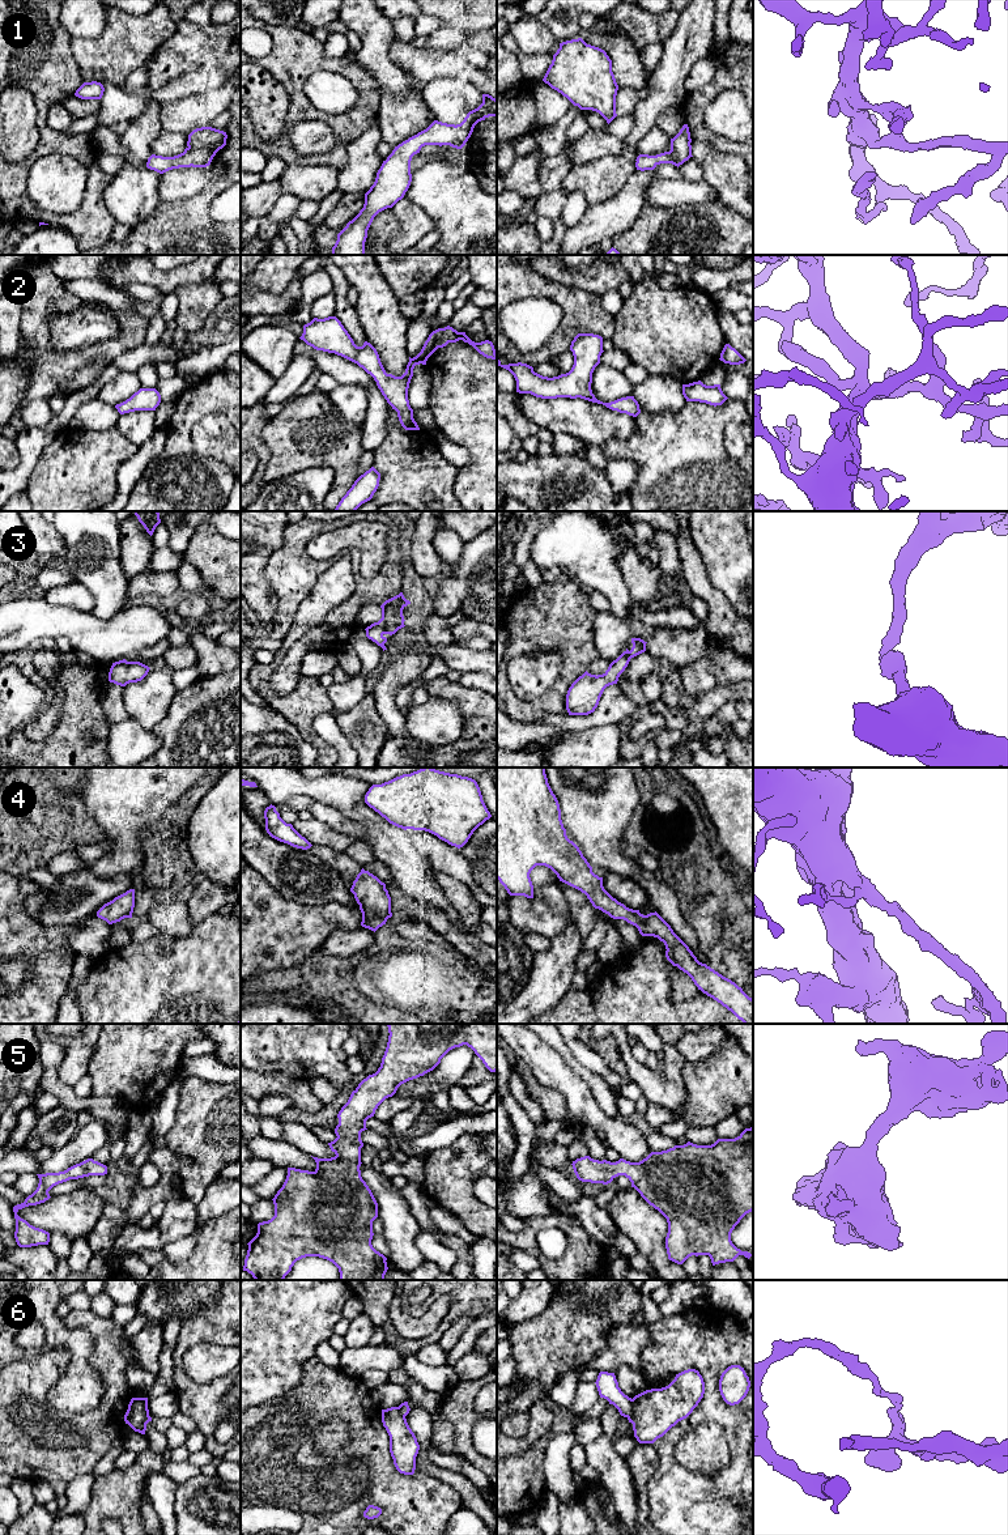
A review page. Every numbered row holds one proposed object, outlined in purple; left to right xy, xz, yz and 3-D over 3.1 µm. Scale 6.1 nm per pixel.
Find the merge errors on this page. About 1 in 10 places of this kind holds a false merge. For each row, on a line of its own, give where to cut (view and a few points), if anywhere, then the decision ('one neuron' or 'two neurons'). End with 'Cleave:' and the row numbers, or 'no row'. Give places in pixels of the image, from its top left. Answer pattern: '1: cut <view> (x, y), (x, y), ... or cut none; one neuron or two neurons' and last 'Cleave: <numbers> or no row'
1: cut none; one neuron
2: cut none; one neuron
3: cut none; one neuron
4: cut none; one neuron
5: cut none; one neuron
6: cut yz (633, 1399), (628, 1417); two neurons
Cleave: 6

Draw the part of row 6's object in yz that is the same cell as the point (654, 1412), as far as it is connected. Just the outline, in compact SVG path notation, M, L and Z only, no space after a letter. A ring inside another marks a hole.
M688 1369L676 1374L665 1387L646 1390L633 1398L631 1415L628 1417L633 1424L634 1437L639 1443L654 1443L663 1437L679 1421L686 1419L698 1406L705 1394L705 1382L696 1369Z

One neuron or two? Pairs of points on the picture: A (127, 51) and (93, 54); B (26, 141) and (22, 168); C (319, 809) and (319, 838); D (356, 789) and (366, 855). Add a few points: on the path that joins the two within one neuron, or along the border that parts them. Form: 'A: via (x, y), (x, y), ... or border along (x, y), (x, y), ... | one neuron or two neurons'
A: via (119, 51), (115, 54), (101, 54) | one neuron
B: border along (38, 132), (38, 145), (28, 156), (13, 162) | two neurons
C: border along (314, 819), (348, 834) | two neurons
D: border along (361, 838), (371, 847), (377, 858) | two neurons

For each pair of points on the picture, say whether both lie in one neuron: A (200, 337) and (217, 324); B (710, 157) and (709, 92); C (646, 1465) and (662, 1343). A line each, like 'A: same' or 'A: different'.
A: same
B: different
C: different

